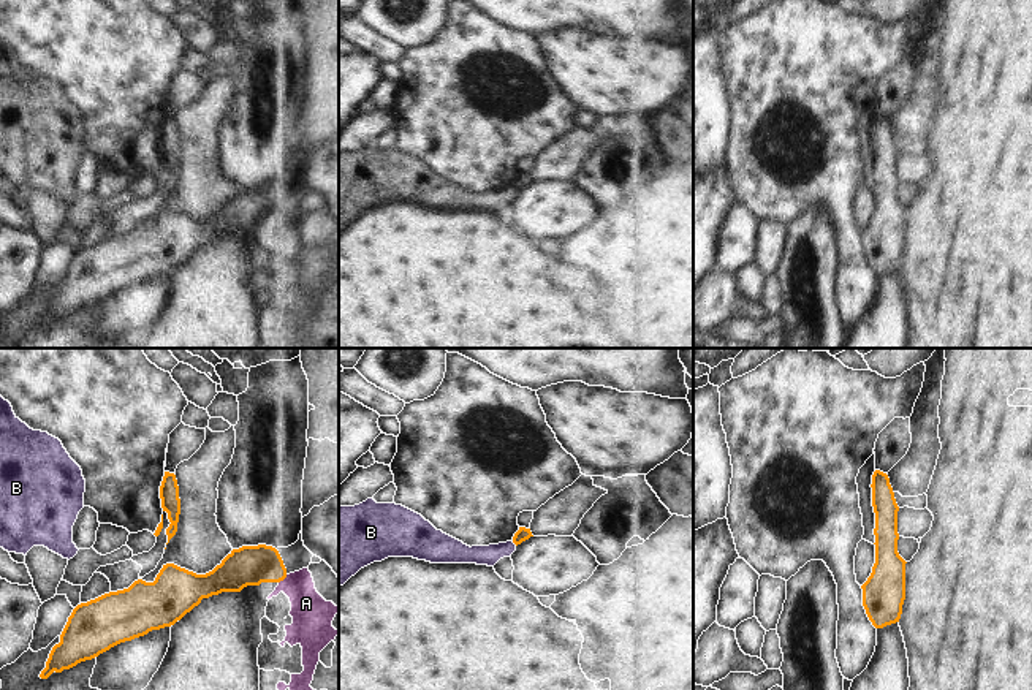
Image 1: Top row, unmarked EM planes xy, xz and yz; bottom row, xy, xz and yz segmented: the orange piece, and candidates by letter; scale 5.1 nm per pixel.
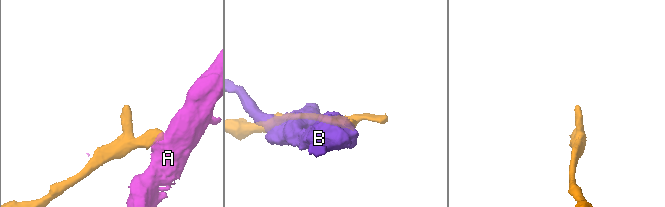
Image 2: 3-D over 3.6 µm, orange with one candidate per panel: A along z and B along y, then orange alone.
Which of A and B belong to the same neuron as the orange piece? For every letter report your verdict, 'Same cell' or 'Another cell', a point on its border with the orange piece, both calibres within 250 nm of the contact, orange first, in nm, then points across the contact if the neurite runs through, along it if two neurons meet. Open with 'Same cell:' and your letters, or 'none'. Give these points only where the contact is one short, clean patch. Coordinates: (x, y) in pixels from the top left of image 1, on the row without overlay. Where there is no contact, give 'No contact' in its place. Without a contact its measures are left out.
Same cell: none
A: Another cell. Touches orange at xy (282, 225). Thickness 200 nm (orange) against 200 nm. Boundary: xy (287, 220), (279, 228)
B: Another cell. Touches orange at xz (515, 189). Thickness 70 nm (orange) against 100 nm. Boundary: xz (512, 187), (516, 190)

